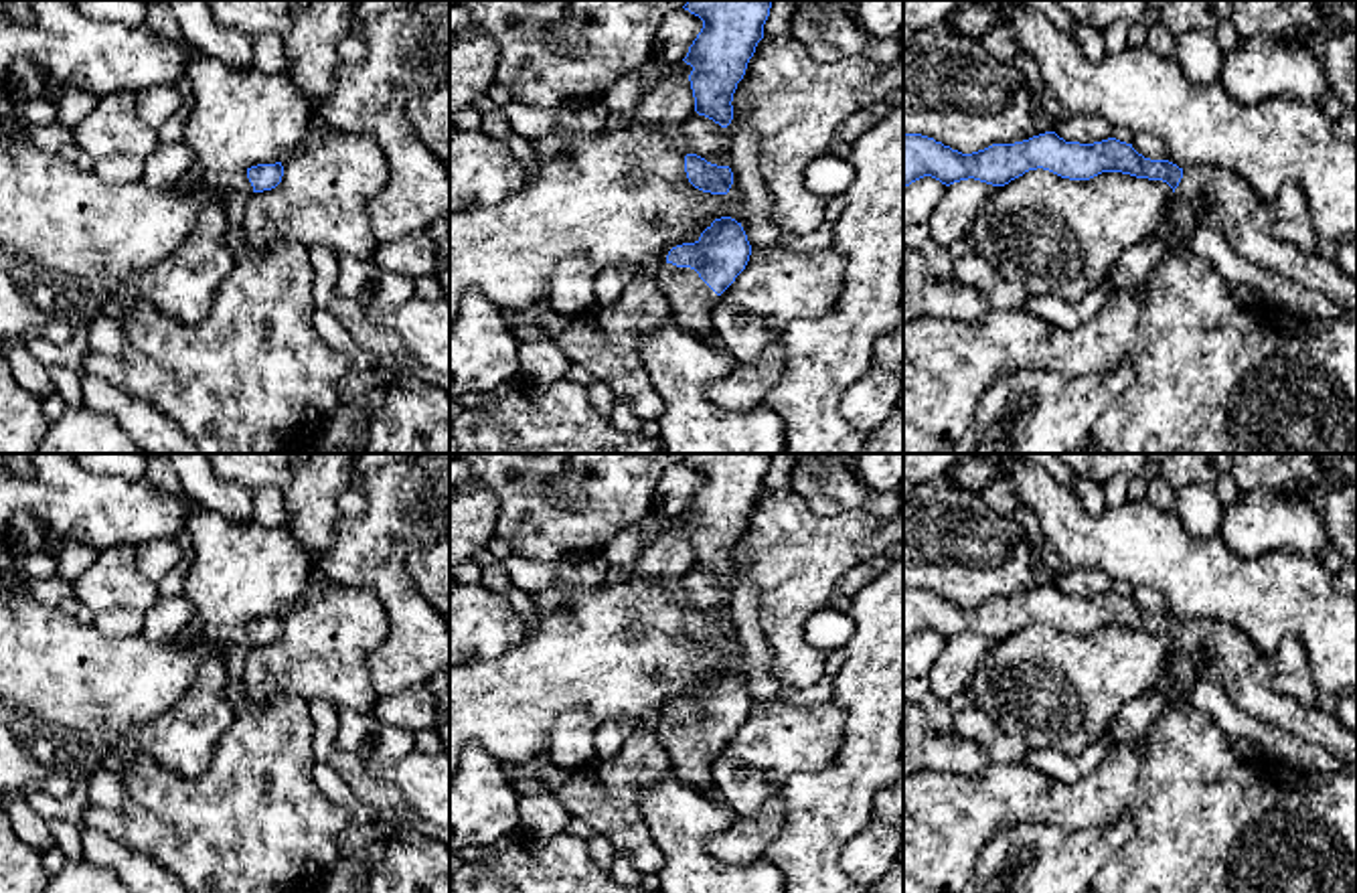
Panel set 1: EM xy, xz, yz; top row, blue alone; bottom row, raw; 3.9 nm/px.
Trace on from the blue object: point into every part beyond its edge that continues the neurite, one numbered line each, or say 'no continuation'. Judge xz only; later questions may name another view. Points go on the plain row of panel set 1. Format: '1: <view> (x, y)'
1: xz (691, 754)

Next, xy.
1: xy (233, 642)

